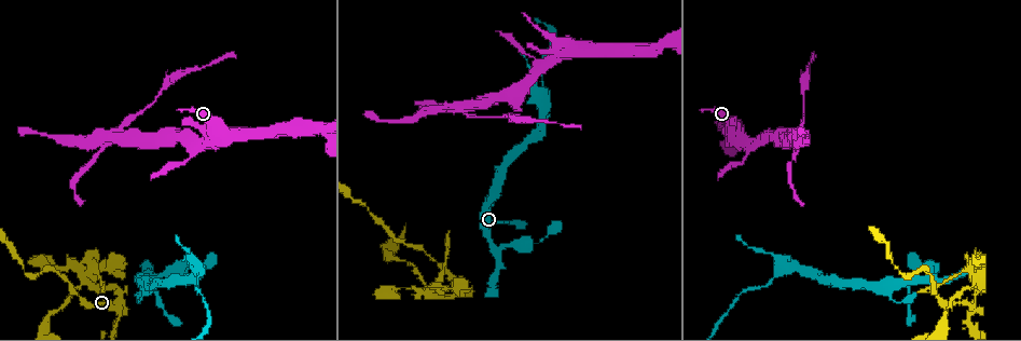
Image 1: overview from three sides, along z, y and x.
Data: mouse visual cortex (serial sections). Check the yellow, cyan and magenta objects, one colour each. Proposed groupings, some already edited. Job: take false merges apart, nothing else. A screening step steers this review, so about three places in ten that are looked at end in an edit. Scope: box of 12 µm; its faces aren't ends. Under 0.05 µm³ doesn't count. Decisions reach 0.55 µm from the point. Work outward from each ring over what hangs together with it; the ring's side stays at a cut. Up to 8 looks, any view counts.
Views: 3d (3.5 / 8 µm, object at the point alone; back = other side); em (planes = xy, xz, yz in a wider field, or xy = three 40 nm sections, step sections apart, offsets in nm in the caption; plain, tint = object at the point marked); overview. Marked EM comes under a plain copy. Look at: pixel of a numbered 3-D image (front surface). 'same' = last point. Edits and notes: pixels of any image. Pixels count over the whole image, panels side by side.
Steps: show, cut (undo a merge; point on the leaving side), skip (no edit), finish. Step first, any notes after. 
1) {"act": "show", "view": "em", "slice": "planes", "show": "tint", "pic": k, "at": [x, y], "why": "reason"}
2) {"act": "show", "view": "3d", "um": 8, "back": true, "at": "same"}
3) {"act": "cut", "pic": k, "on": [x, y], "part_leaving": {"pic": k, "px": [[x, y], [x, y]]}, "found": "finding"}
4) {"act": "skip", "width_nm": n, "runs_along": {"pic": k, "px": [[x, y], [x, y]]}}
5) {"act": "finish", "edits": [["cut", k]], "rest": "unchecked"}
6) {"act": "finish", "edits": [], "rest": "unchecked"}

{"act": "show", "view": "3d", "um": 8, "pic": 1, "at": [119, 133], "why": "arms run side by side"}

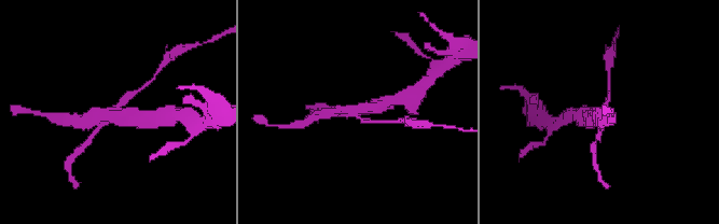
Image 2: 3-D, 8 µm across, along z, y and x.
{"act": "show", "view": "em", "slice": "xy", "step": 1, "show": "tint", "pic": 2, "at": [356, 112], "arms": 4, "arm_widths_nm": [150, 150, 350, 450]}

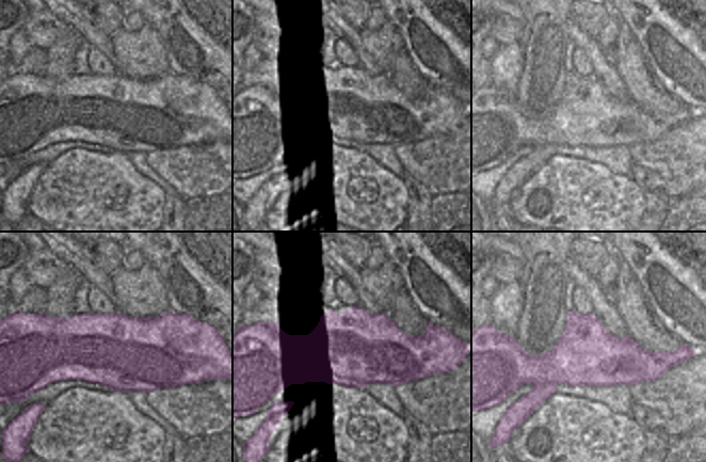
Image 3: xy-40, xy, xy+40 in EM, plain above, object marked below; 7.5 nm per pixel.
{"act": "cut", "pic": 2, "on": [128, 95], "part_leaving": {"pic": 2, "px": [[116, 106], [150, 81]]}, "found": "two cells meet here"}

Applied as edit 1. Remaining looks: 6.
{"act": "show", "view": "overview", "why": "see it whole again"}

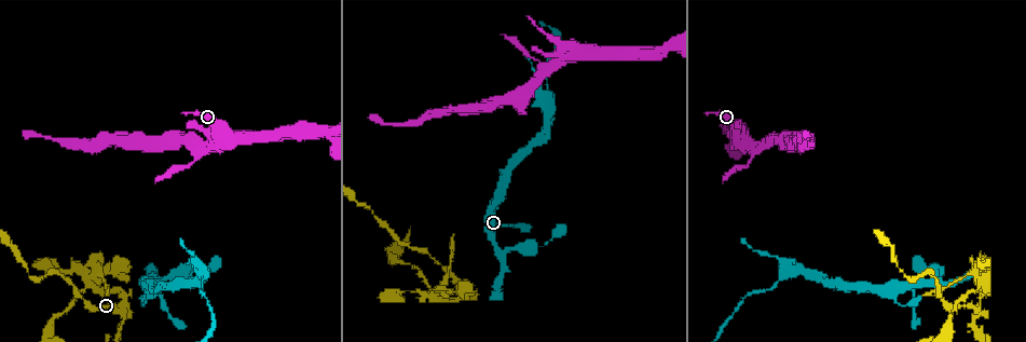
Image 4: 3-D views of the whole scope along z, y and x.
{"act": "show", "view": "3d", "um": 3.5, "pic": 4, "at": [941, 282], "why": "side arm on a straight run"}

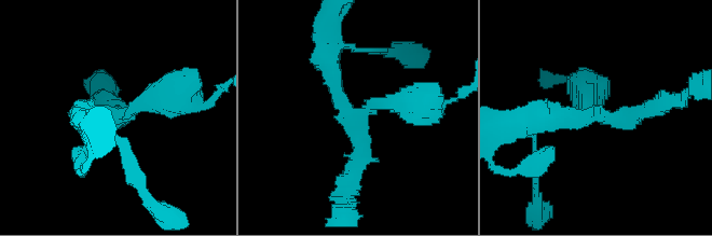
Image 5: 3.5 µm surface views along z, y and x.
{"act": "show", "view": "em", "slice": "xy", "step": 3, "show": "tint", "pic": 5, "at": [595, 115], "arms": 3, "arm_widths_nm": [250, 300, 350]}

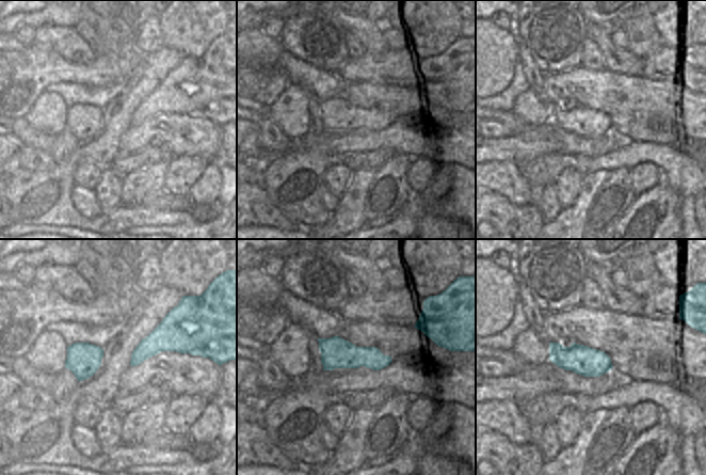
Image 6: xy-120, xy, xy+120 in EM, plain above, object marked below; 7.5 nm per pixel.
{"act": "skip", "runs_along": {"pic": 5, "px": [[334, 42], [334, 89], [354, 114], [414, 103]]}, "found": "one cell here"}

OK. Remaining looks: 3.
{"act": "show", "view": "3d", "um": 8, "pic": 4, "at": [547, 100], "why": "branch point"}

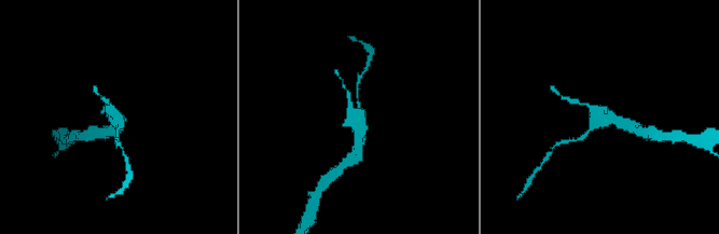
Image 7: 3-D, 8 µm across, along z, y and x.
{"act": "show", "view": "em", "slice": "xy", "step": 1, "show": "tint", "pic": 7, "at": [599, 121], "why": "shape alone is not enough"}

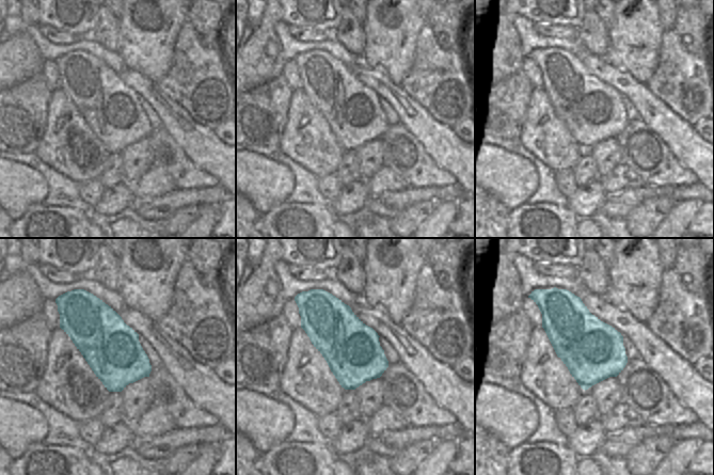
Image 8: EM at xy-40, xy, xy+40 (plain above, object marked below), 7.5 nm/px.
{"act": "cut", "pic": 7, "on": [566, 141], "part_leaving": {"pic": 7, "px": [[588, 132], [582, 139], [560, 141], [552, 150]]}, "found": "two cells meet here"}

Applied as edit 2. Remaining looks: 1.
{"act": "finish", "edits": [["cut", 2], ["cut", 7]], "rest": "unchecked"}

